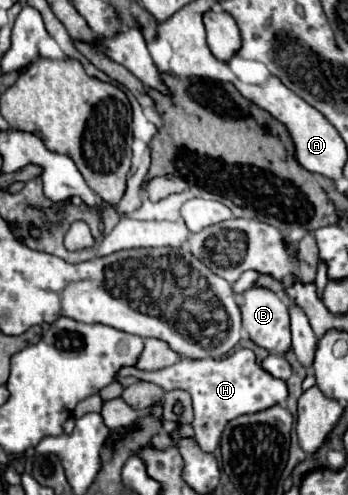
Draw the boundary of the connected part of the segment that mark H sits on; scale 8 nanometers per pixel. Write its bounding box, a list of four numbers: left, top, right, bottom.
[119,348,289,452]

